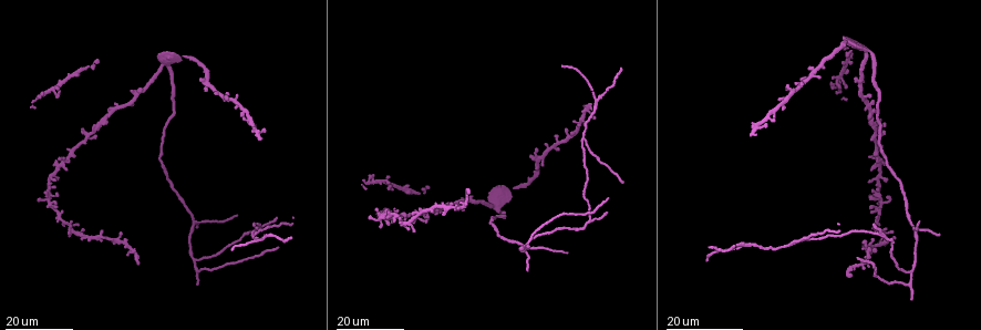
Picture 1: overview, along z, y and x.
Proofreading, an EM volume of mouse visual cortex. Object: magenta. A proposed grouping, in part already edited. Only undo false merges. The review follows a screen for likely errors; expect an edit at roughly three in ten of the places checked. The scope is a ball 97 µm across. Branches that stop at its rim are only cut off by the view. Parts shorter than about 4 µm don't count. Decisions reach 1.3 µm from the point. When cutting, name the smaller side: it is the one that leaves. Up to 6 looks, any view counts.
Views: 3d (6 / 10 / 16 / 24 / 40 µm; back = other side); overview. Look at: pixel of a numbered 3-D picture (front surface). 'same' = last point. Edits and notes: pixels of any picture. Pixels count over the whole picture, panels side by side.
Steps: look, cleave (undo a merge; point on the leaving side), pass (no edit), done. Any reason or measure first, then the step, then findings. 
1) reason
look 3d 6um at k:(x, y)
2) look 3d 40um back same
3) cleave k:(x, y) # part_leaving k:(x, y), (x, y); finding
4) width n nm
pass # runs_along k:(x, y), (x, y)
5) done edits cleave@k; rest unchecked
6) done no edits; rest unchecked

four arms meet
look 3d 24um at 1:(259, 131)

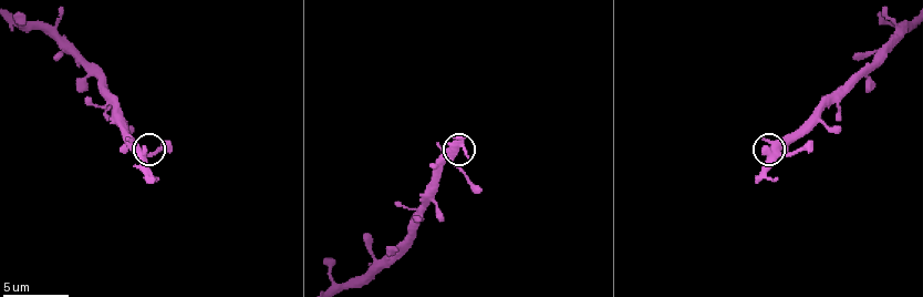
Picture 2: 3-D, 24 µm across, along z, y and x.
look 3d 10um at 2:(452, 161)

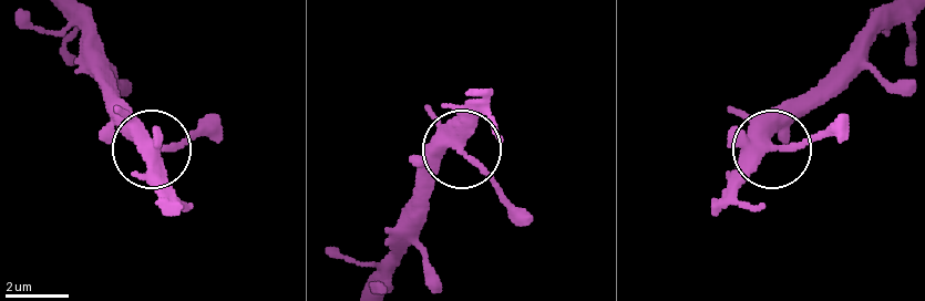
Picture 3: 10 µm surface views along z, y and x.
pass # runs_along 3:(370, 273), (423, 170), (460, 144), (469, 94); one cell here

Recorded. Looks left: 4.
a fork
look 3d 24um at 1:(137, 93)

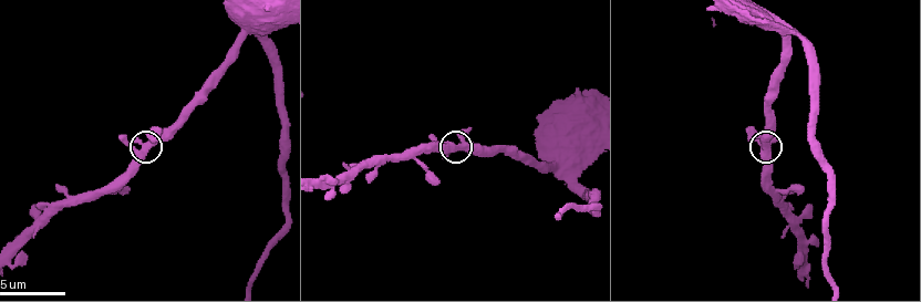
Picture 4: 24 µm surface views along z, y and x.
look 3d 10um at 4:(763, 155)

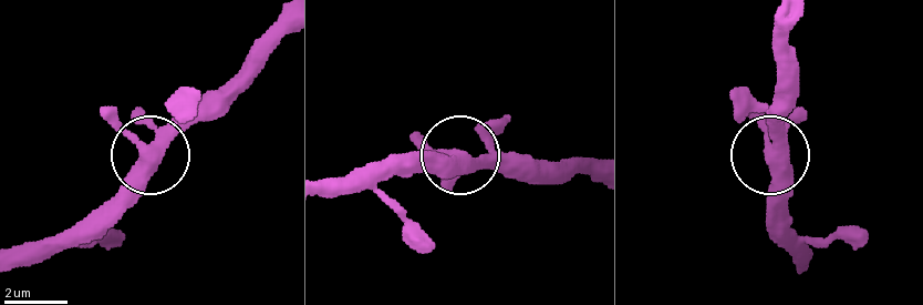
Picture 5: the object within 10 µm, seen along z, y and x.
look 3d 6um at 5:(770, 149)

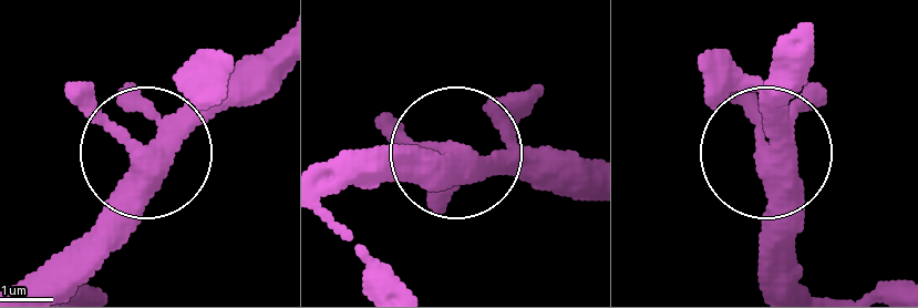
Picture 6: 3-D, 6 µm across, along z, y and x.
arms 3
pass # runs_along 6:(275, 42), (155, 139), (130, 192), (76, 245), (28, 271); one cell here

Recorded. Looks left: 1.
done no edits; rest unchecked

